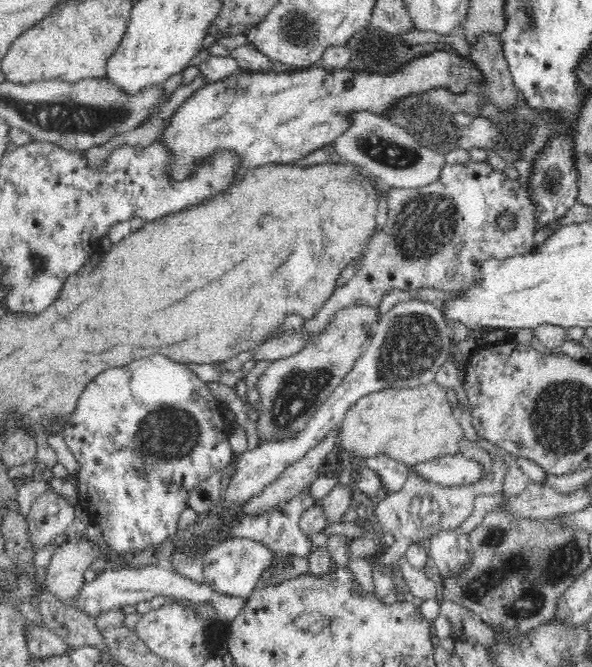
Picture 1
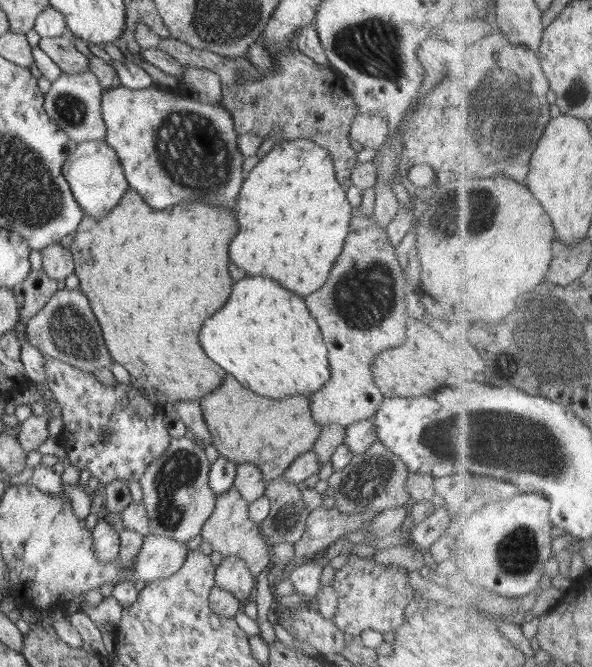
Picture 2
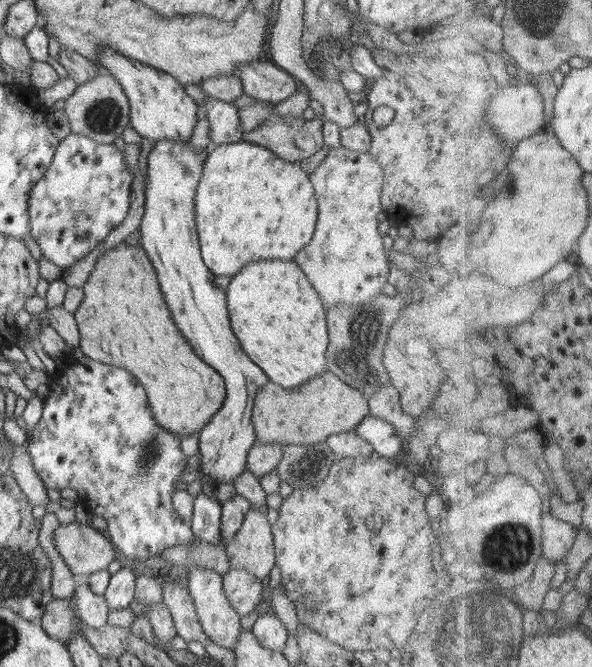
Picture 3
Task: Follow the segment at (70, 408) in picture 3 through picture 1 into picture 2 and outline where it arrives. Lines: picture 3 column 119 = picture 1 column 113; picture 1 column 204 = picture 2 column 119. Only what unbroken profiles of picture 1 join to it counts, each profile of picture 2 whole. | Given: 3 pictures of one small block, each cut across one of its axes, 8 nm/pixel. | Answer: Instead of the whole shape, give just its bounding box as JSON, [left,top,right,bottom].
[43,355,171,486]

